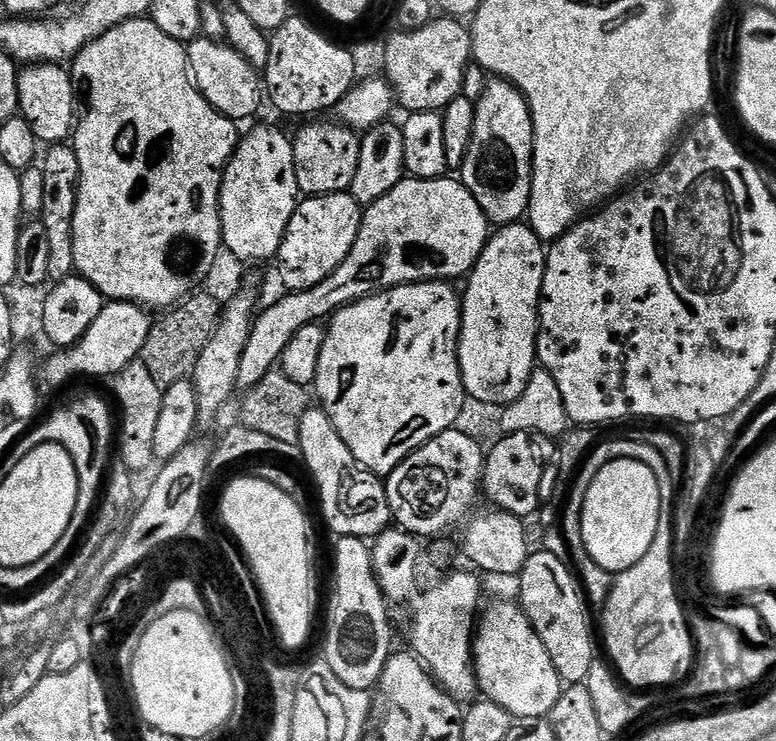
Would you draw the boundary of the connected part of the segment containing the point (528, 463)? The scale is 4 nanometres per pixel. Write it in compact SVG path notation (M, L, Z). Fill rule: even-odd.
M510 432L501 435L501 440L486 452L484 462L484 478L482 489L488 495L489 505L495 506L502 512L513 512L521 518L535 517L541 507L540 487L544 484L544 456L540 453L539 444L542 444L541 437L530 432Z

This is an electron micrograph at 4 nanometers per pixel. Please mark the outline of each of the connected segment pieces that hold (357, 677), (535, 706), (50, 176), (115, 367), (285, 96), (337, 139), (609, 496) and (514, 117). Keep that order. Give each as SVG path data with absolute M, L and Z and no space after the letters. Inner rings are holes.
M341 536L335 542L336 585L332 588L332 601L328 604L328 637L324 640L324 656L328 659L326 668L327 671L338 674L338 678L346 682L346 686L359 692L368 692L379 685L382 670L394 651L392 620L388 617L390 601L384 597L384 591L376 577L371 547L359 536Z
M519 603L496 604L486 612L479 619L474 636L474 663L479 691L487 699L498 702L498 706L502 706L502 710L509 712L516 720L547 717L548 712L554 710L554 702L558 702L562 681L558 670L554 670L554 662L550 662L550 654L546 654L546 646L542 646L542 638L538 638Z
M71 143L54 144L47 151L42 156L42 167L46 178L46 195L38 219L46 226L46 234L50 237L48 279L52 284L57 284L76 272L76 263L74 262L74 210L78 206L80 167L78 166L78 154Z
M123 302L105 303L102 314L98 314L98 318L94 318L94 326L90 326L90 330L86 330L86 334L77 344L73 344L71 348L57 351L57 356L52 356L48 360L48 365L42 368L42 376L49 380L52 384L64 384L67 380L72 380L75 376L108 376L122 371L127 364L139 357L142 346L146 342L146 334L150 334L154 323L153 317L139 304L125 304Z
M290 18L285 22L282 27L276 29L270 36L270 58L268 59L268 65L262 70L262 80L266 85L266 96L272 104L280 112L285 112L288 116L308 116L304 118L312 118L315 112L324 112L327 110L335 109L336 104L344 97L344 95L350 91L357 83L358 77L355 74L355 62L356 56L353 53L348 53L346 49L340 44L335 44L332 40L327 40L322 33L316 28L311 28L304 20L296 20L296 18Z
M316 122L305 123L308 125L292 140L294 170L301 193L309 197L348 192L354 182L354 174L358 174L360 136L353 129L346 128L339 122L312 123Z
M615 460L610 462L610 466L602 466L602 470L598 470L594 482L590 482L590 490L586 490L582 506L582 538L579 543L586 546L590 558L602 566L605 574L619 574L630 570L630 566L652 551L661 519L660 491L654 470L650 470L650 466L642 466L640 460Z
M489 81L476 101L474 134L458 176L474 194L478 206L482 206L489 225L503 226L523 221L528 215L532 193L532 111L510 81Z

